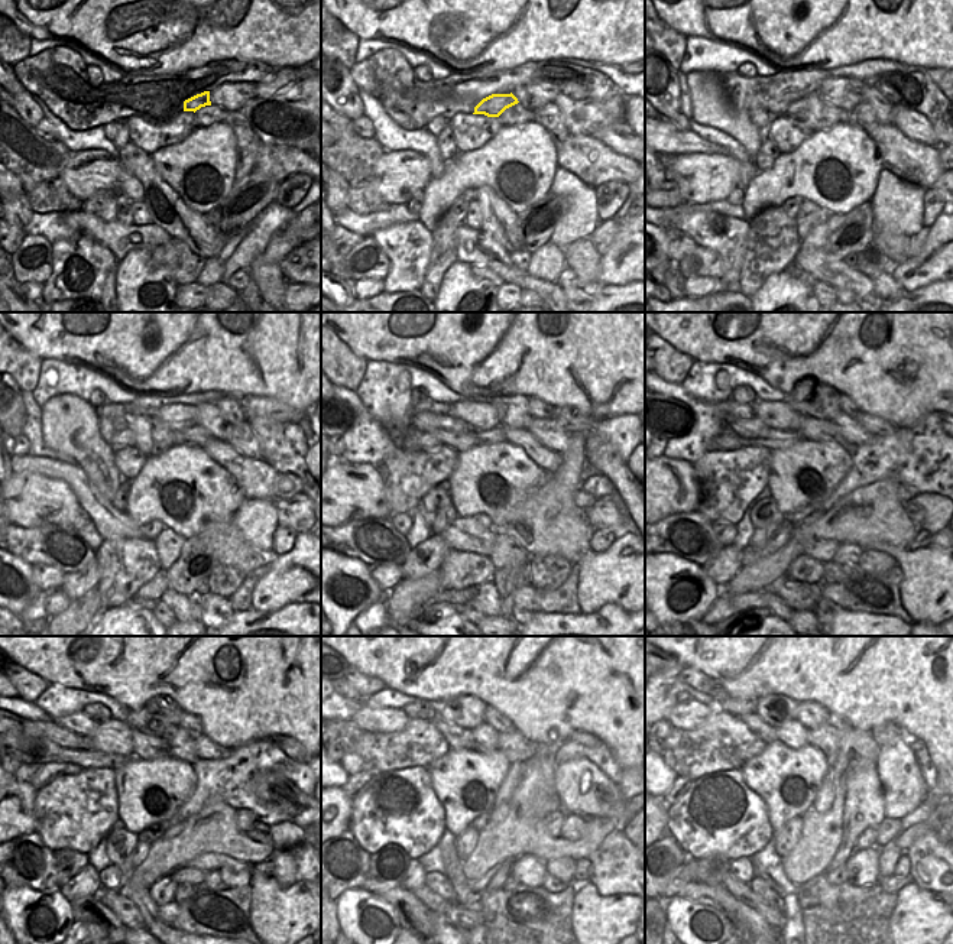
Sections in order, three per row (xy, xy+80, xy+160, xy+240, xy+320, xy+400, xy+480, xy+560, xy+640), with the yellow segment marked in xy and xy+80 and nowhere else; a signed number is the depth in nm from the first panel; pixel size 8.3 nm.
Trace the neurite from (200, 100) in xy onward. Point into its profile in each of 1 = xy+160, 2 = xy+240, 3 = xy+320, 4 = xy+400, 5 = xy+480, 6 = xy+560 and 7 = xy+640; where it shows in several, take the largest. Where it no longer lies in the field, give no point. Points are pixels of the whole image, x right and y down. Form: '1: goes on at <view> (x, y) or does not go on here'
1: goes on at xy+160 (797, 109)
2: goes on at xy+240 (123, 438)
3: goes on at xy+320 (415, 440)
4: goes on at xy+400 (725, 440)
5: goes on at xy+480 (48, 772)
6: goes on at xy+560 (357, 782)
7: goes on at xy+640 (681, 784)

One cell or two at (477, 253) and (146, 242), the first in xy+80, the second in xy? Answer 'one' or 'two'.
one

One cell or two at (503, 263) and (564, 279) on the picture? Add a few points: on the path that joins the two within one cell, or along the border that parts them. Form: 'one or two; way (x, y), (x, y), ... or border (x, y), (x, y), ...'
two; border (556, 282), (563, 288)

